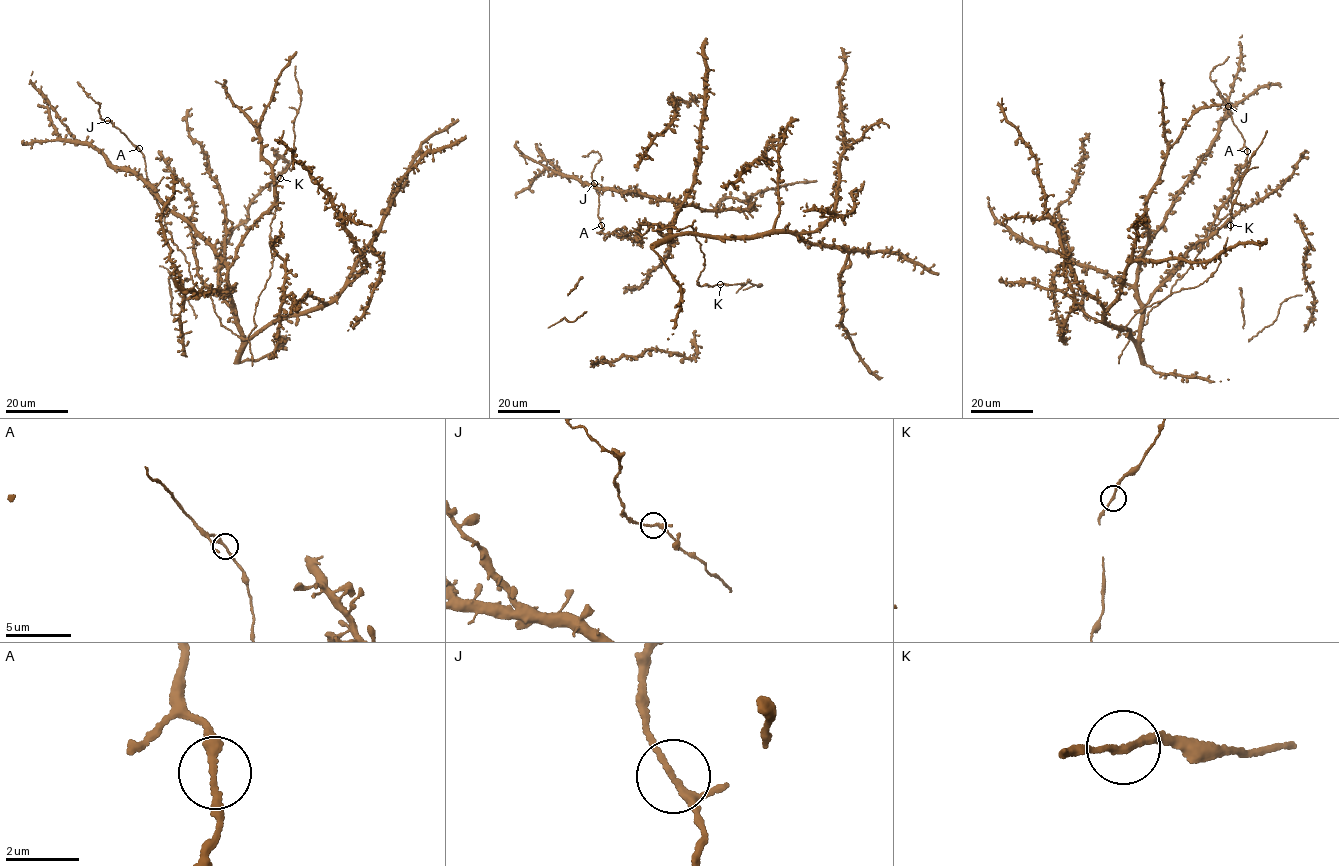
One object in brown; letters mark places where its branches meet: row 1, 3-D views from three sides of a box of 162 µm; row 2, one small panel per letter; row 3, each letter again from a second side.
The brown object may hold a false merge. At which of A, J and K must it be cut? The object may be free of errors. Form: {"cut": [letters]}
{"cut": []}

